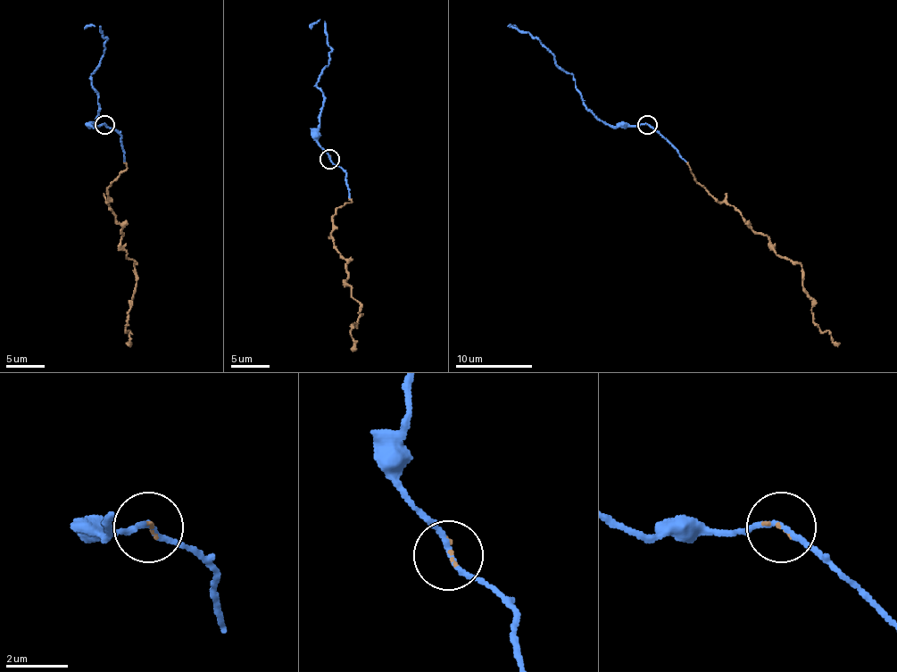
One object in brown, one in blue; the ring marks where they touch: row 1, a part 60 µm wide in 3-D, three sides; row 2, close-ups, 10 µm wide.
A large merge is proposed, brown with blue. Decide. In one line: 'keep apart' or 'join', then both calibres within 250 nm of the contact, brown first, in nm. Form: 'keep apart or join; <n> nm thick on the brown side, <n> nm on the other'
join; 80 nm thick on the brown side, 150 nm on the other

